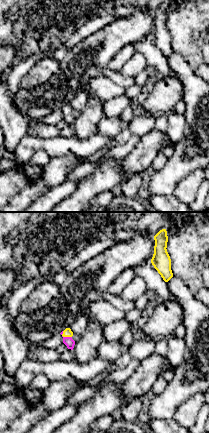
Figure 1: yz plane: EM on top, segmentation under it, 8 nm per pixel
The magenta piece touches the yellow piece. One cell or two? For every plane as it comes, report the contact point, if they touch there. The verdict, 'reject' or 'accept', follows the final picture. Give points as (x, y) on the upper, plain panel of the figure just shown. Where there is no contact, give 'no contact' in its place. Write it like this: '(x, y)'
(65, 113)

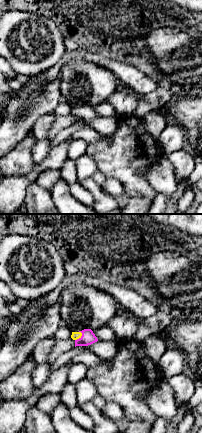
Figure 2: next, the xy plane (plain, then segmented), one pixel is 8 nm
(81, 112)

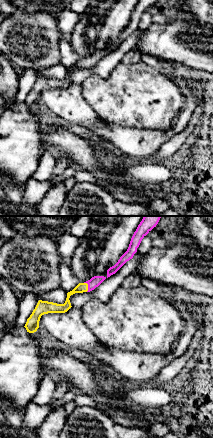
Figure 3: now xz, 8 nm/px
(88, 62)

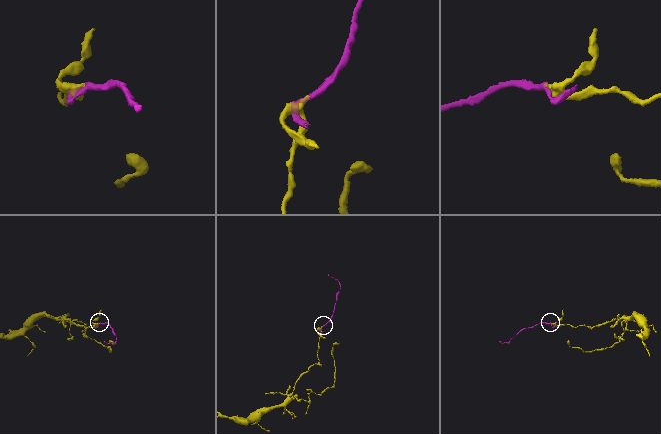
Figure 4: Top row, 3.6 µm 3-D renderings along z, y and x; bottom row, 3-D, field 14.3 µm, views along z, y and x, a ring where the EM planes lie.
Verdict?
accept

